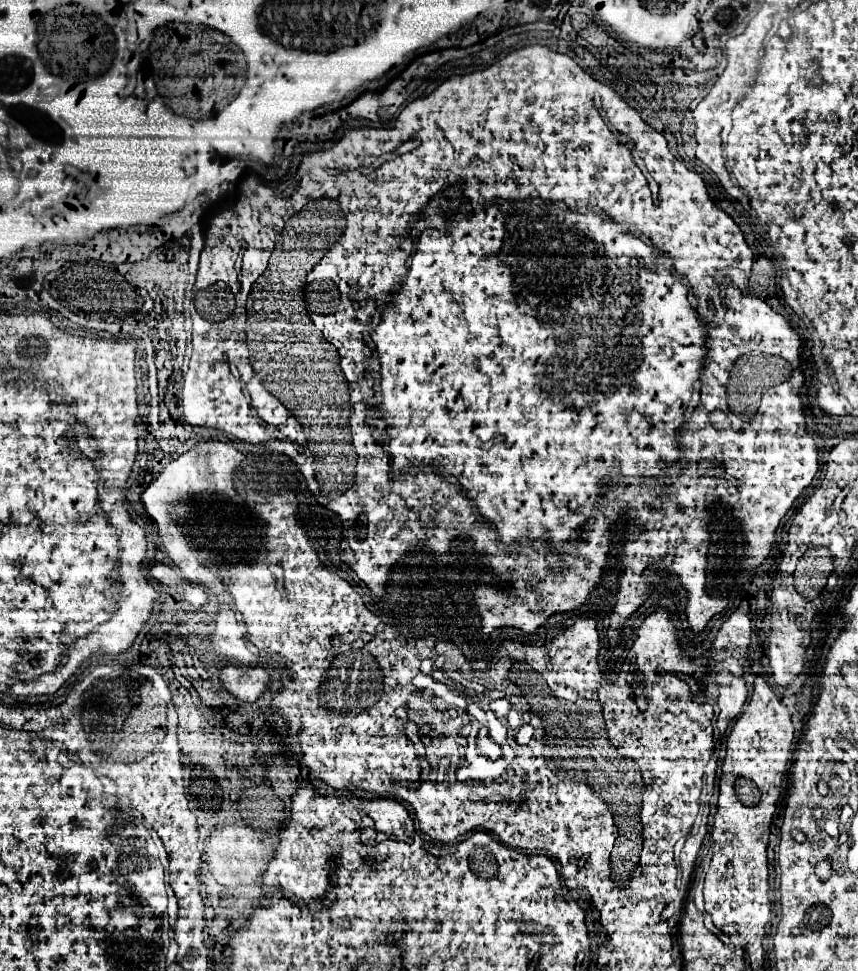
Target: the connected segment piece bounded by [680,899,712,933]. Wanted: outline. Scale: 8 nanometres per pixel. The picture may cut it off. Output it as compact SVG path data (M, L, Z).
M692 899L686 903L686 909L684 909L684 915L682 915L682 921L680 921L680 933L712 933L712 931L706 929L704 917L696 909Z

